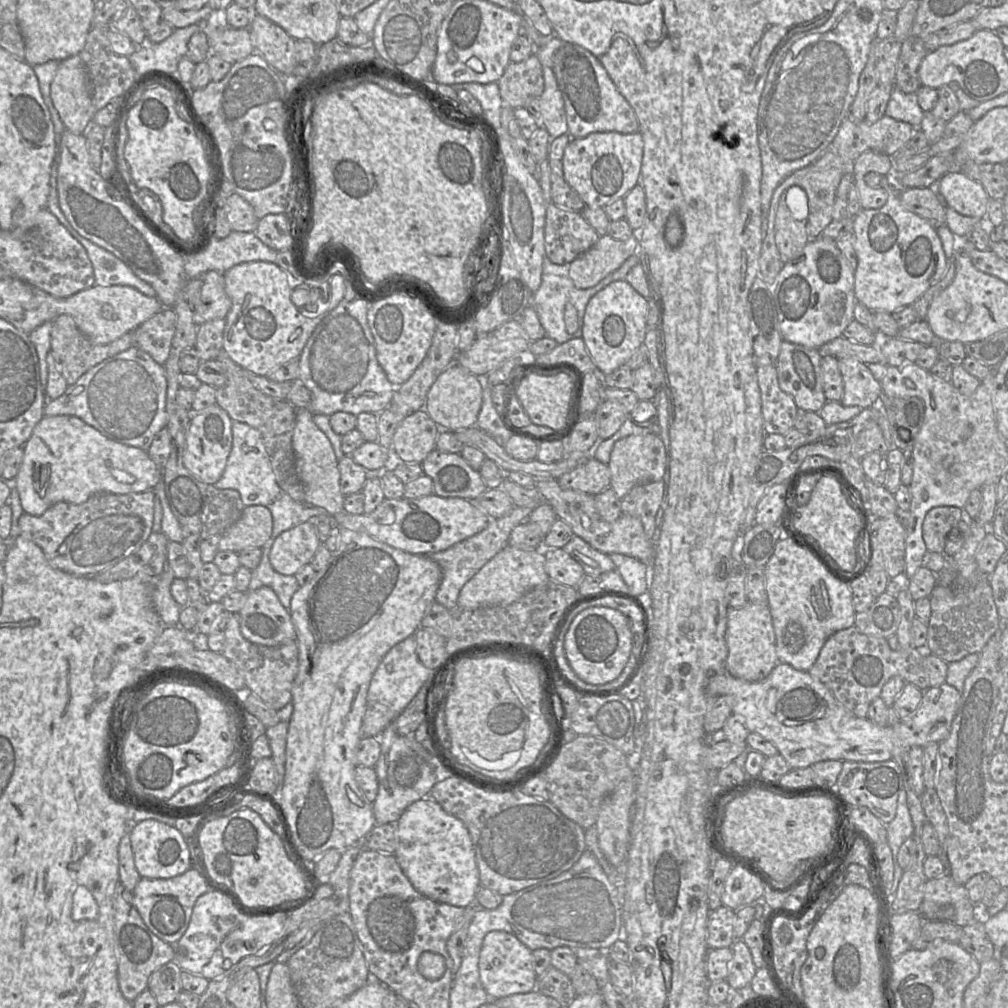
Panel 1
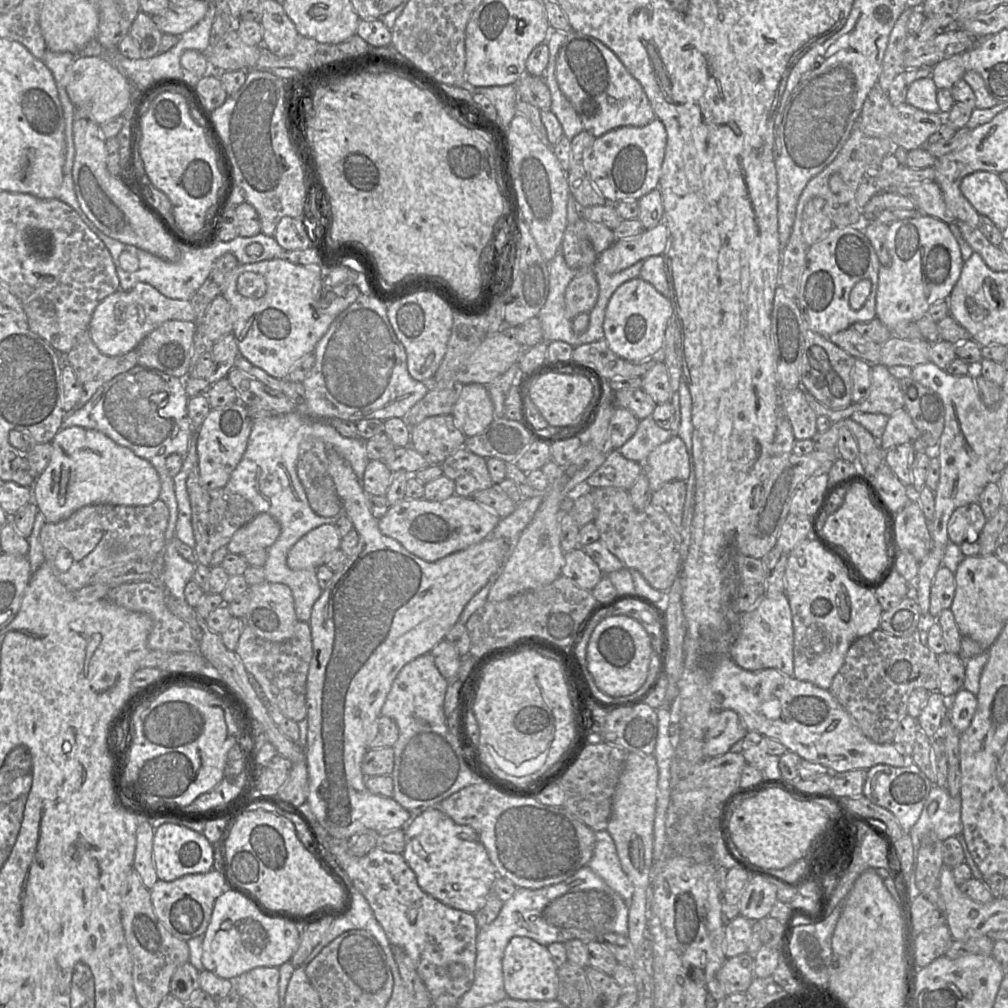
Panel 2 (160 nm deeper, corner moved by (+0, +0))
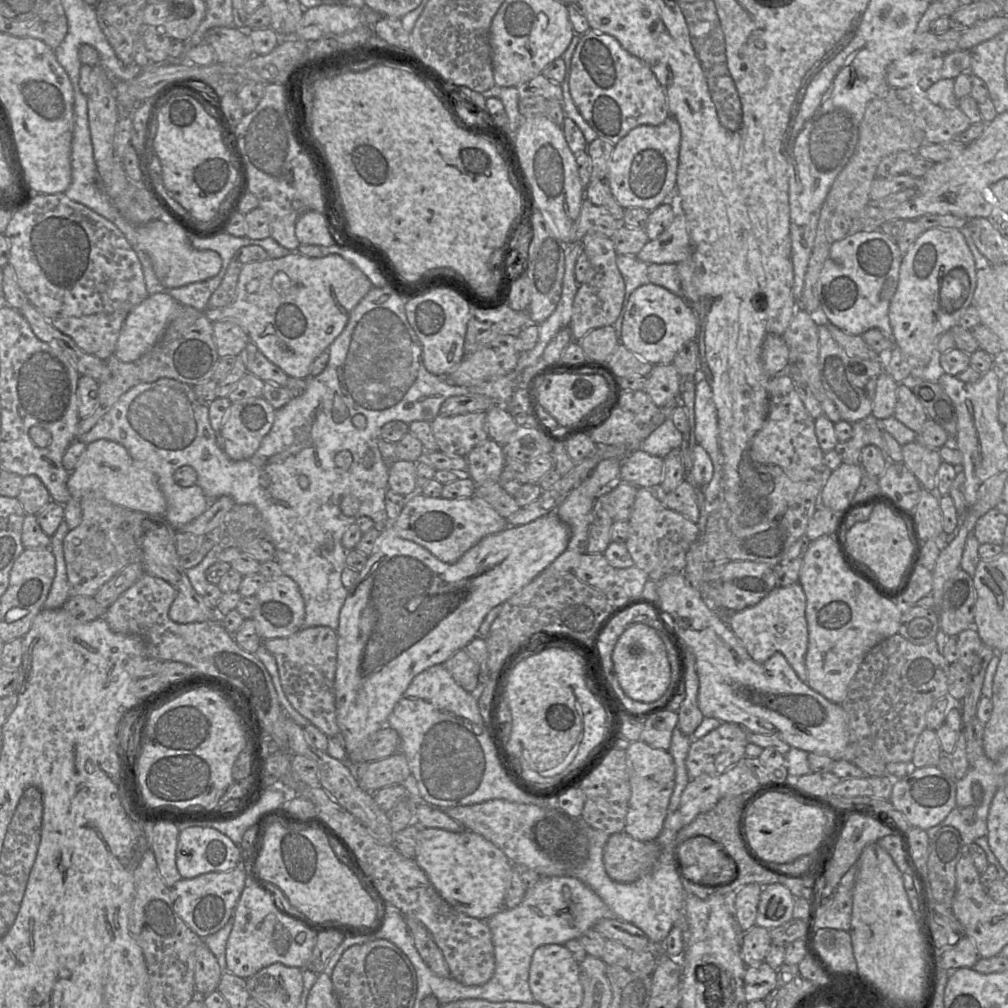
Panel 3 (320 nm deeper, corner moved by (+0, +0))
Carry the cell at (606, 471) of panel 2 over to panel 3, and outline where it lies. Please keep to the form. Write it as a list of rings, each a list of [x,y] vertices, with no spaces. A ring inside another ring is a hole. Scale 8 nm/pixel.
[[[638,449],[620,464],[619,479],[638,488],[659,486],[663,480],[664,460]]]

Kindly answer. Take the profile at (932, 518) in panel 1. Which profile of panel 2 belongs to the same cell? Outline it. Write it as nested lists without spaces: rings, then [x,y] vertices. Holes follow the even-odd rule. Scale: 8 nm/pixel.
[[[978,502],[956,508],[947,525],[949,541],[957,545],[966,541],[967,535],[979,535],[987,521]]]

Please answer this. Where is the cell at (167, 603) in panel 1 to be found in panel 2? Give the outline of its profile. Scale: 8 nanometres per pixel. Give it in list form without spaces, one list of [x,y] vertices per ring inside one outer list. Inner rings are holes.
[[[172,540],[165,546],[165,571],[161,575],[160,584],[180,601],[185,601],[184,589],[192,580],[196,565],[185,560],[175,549]]]

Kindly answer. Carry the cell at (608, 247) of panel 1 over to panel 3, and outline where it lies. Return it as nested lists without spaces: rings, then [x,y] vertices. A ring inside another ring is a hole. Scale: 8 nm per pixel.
[[[682,212],[675,214],[672,223],[656,238],[649,240],[636,257],[647,263],[679,263],[691,256],[691,239],[686,217]]]

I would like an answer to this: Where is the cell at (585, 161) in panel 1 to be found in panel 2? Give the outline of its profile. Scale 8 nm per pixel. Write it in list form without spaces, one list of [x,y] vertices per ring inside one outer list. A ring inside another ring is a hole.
[[[656,118],[643,127],[619,127],[594,140],[583,153],[583,166],[595,188],[608,203],[639,200],[658,188],[666,142],[665,127]]]

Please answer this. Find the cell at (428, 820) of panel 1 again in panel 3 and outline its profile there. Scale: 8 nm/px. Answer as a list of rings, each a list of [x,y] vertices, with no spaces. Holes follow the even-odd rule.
[[[439,828],[420,829],[414,860],[439,895],[458,911],[487,921],[504,909],[513,863],[483,836],[468,830],[455,833]]]

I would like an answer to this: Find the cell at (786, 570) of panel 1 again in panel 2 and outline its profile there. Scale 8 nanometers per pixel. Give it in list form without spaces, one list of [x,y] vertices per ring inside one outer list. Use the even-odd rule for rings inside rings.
[[[816,535],[802,540],[788,554],[785,595],[794,630],[794,676],[830,689],[850,645],[857,638],[879,629],[884,610],[874,592],[858,585]]]

